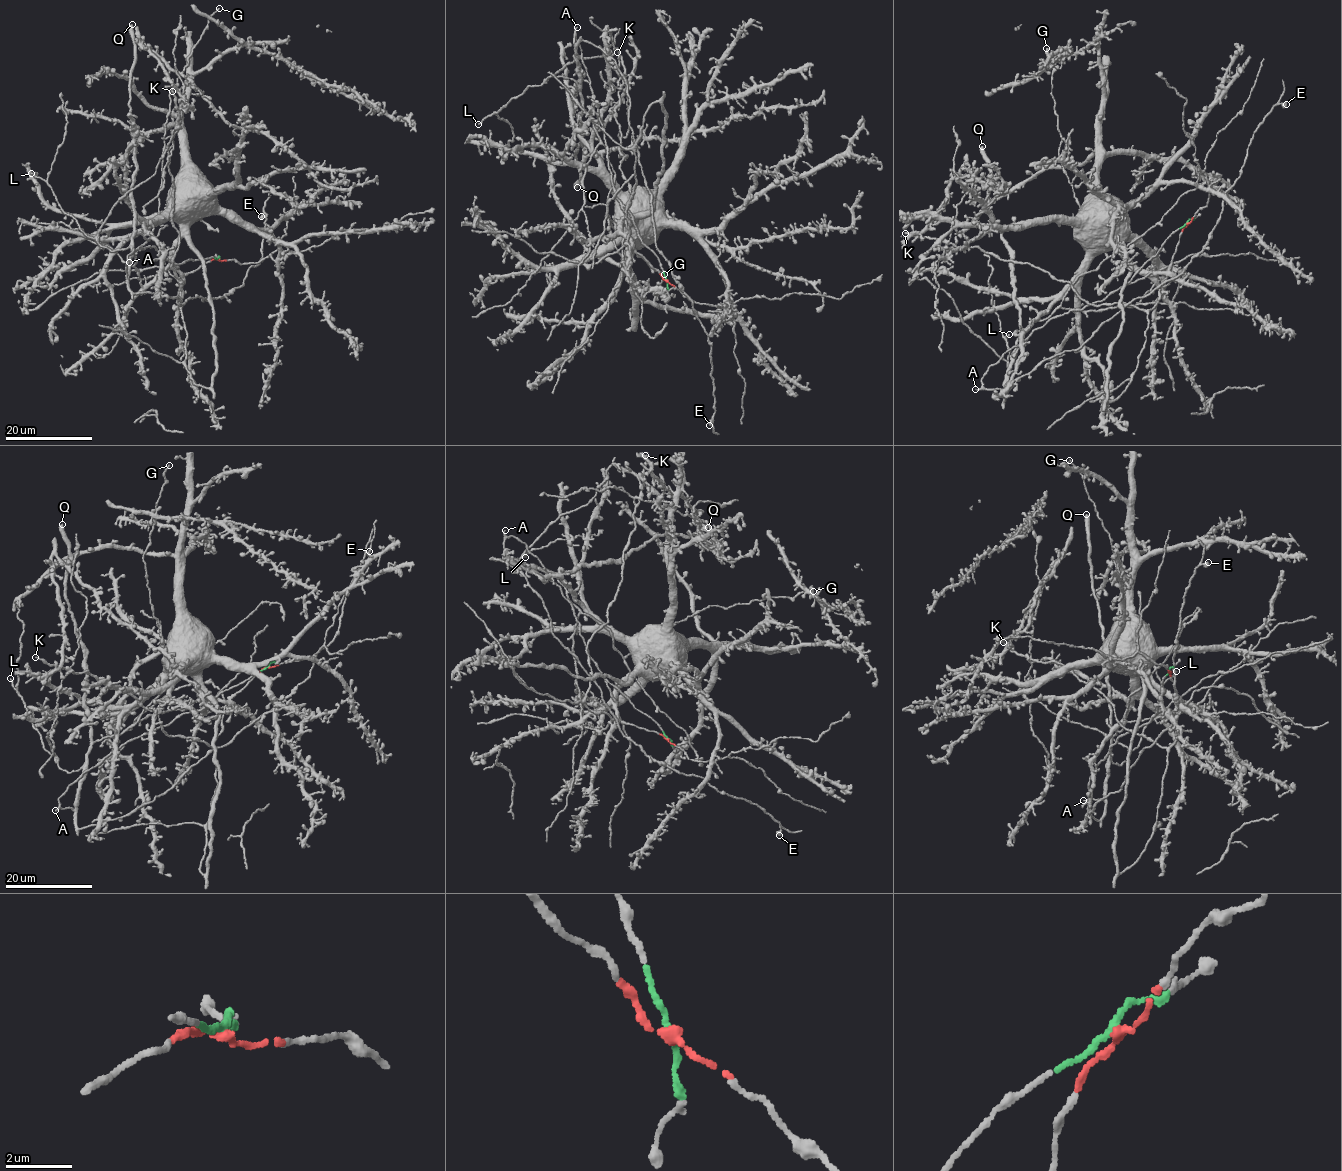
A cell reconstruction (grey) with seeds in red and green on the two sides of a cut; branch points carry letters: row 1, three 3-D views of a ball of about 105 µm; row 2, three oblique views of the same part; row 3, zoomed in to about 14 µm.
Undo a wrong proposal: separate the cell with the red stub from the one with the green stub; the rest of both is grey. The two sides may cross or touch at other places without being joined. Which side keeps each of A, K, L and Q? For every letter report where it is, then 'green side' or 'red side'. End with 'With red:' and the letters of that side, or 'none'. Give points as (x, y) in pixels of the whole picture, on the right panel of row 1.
A: place (975, 389); green side
K: place (905, 233); red side
L: place (1009, 334); green side
Q: place (982, 146); green side
With red: K

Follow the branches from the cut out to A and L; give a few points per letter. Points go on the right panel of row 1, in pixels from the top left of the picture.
A: (1187, 223), (1172, 232), (1130, 281), (1103, 299), (1071, 309), (1034, 329), (993, 364), (982, 387), (975, 388)
L: (1187, 223), (1130, 281), (1008, 349), (988, 368), (985, 388), (1005, 388), (1009, 334)

